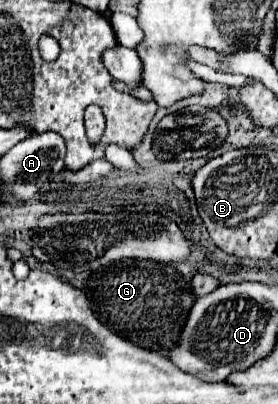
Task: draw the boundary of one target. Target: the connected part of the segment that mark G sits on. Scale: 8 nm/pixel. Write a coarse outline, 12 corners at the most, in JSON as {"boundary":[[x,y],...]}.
{"boundary":[[120,260],[86,282],[102,324],[168,354],[196,302],[174,268]]}

